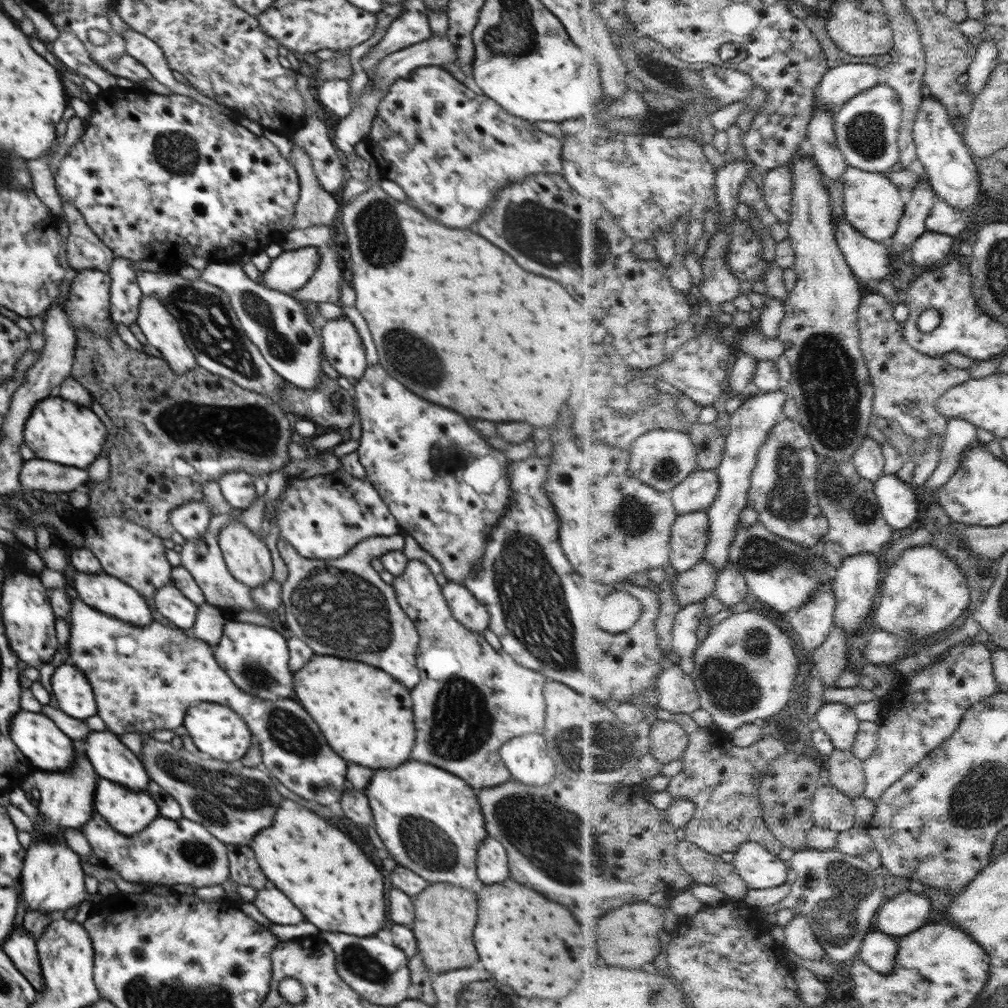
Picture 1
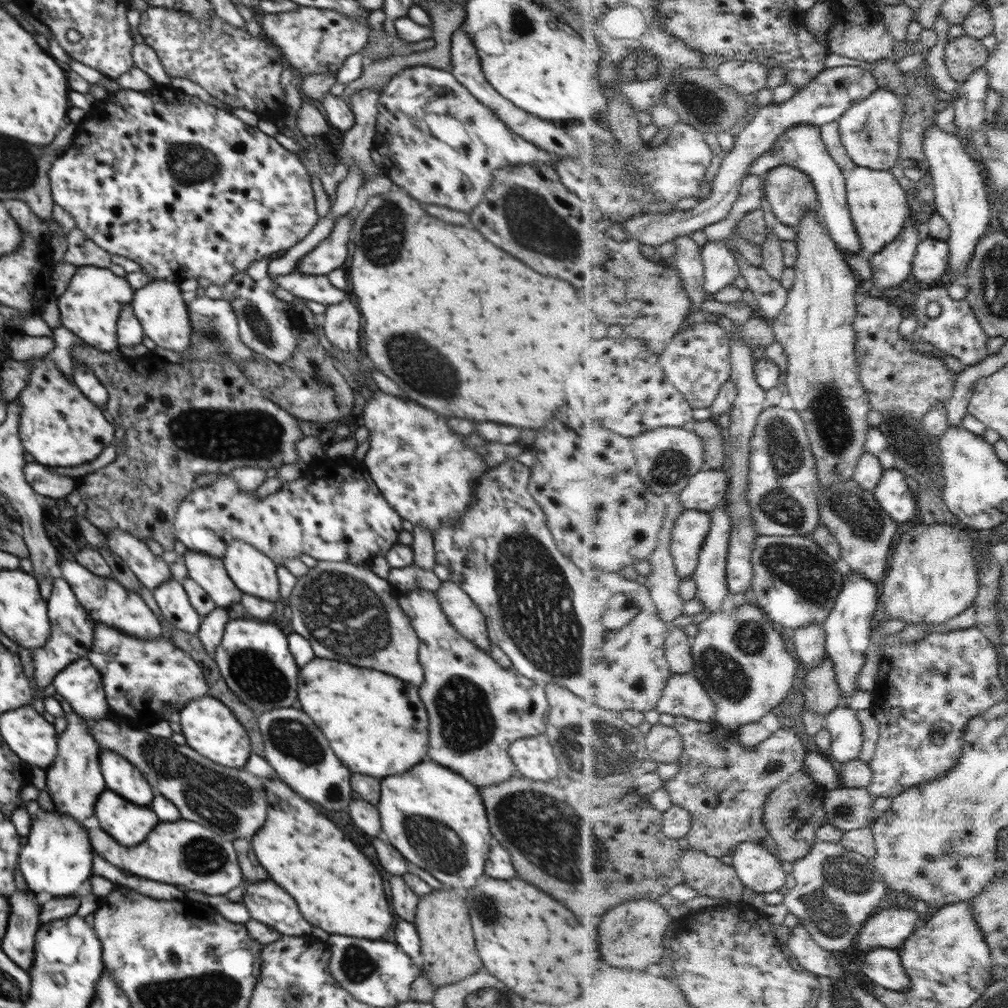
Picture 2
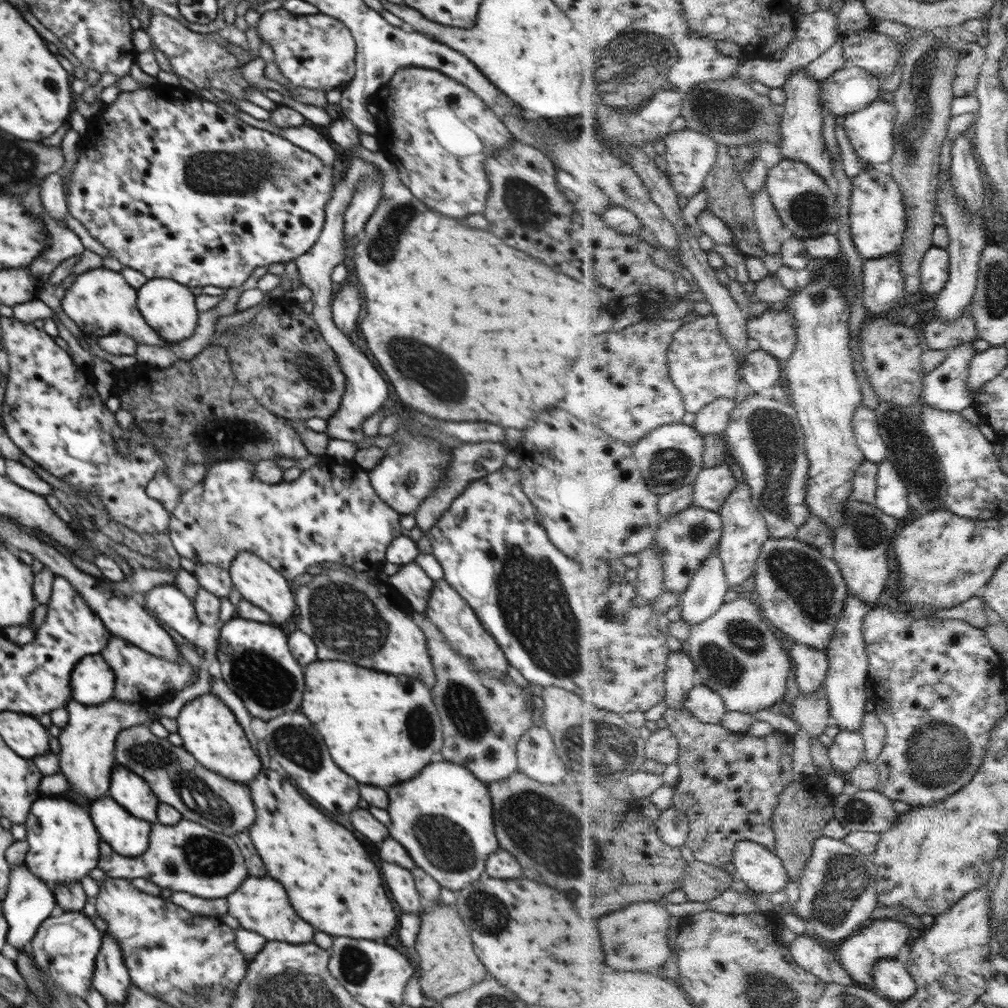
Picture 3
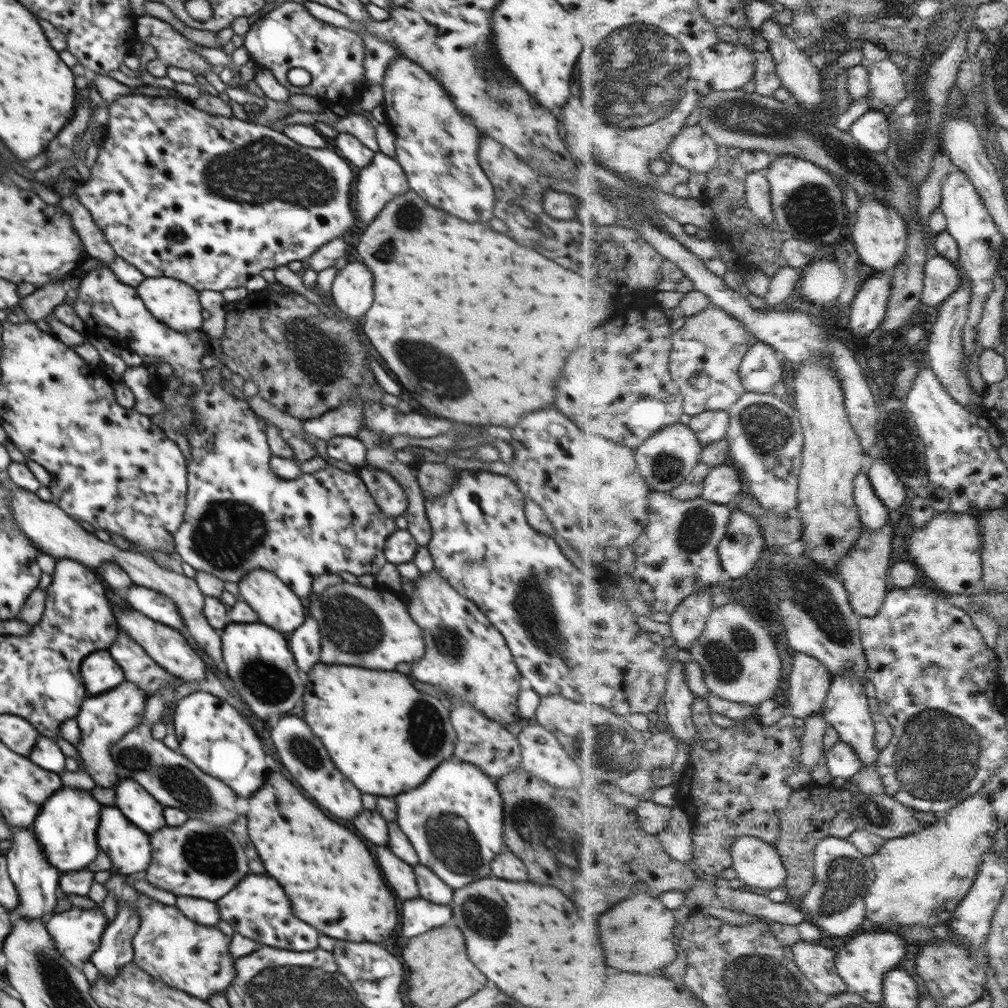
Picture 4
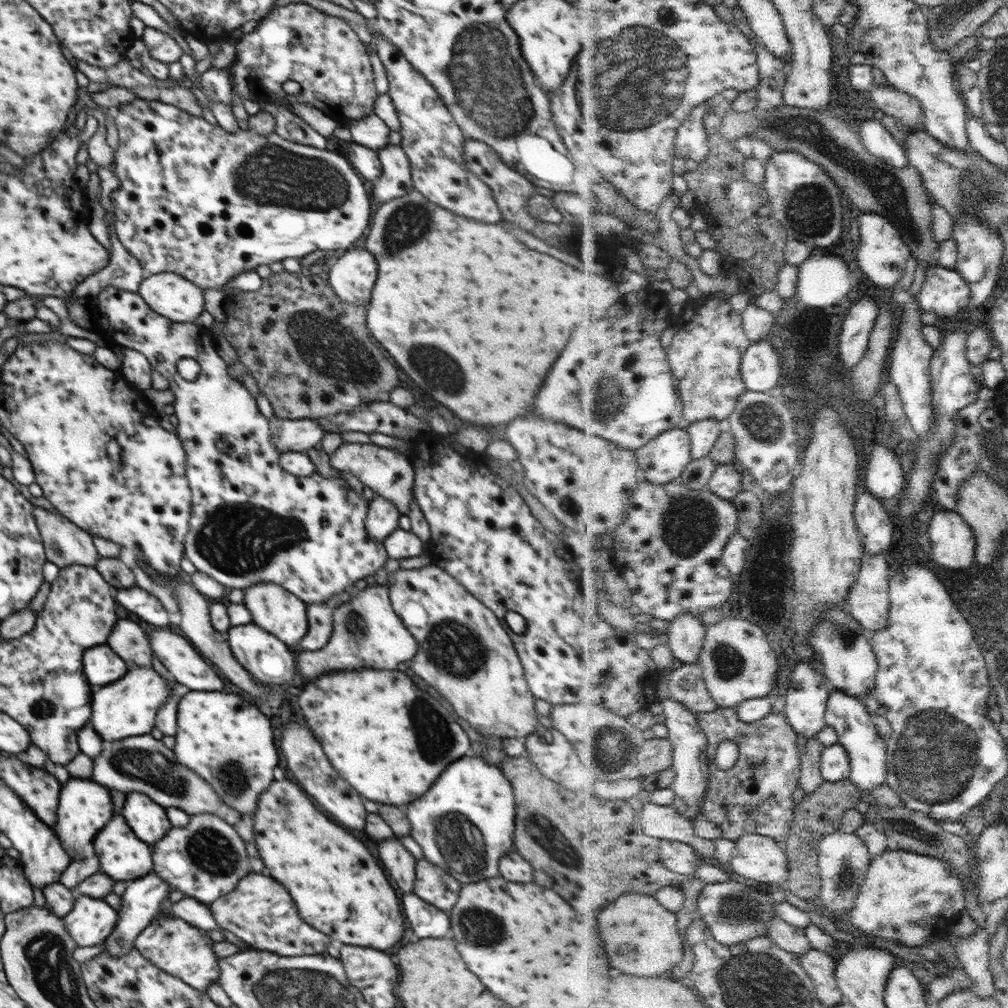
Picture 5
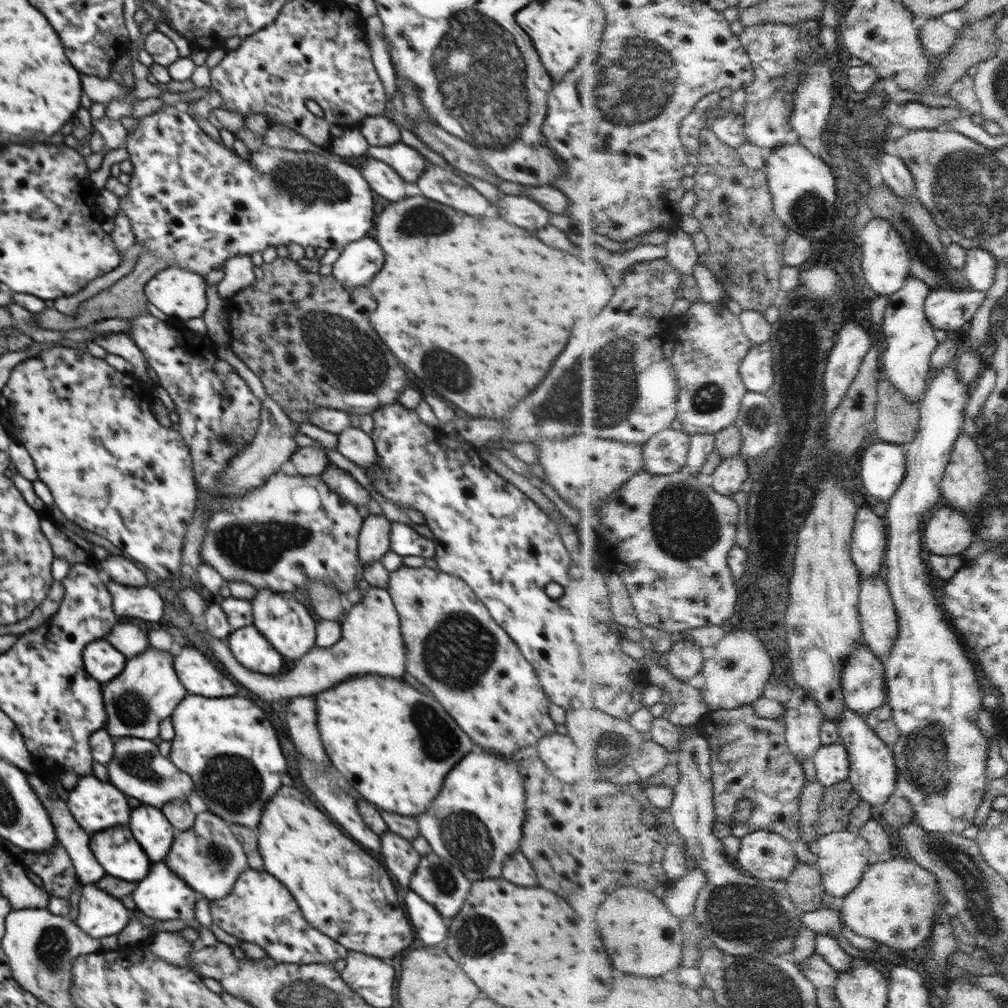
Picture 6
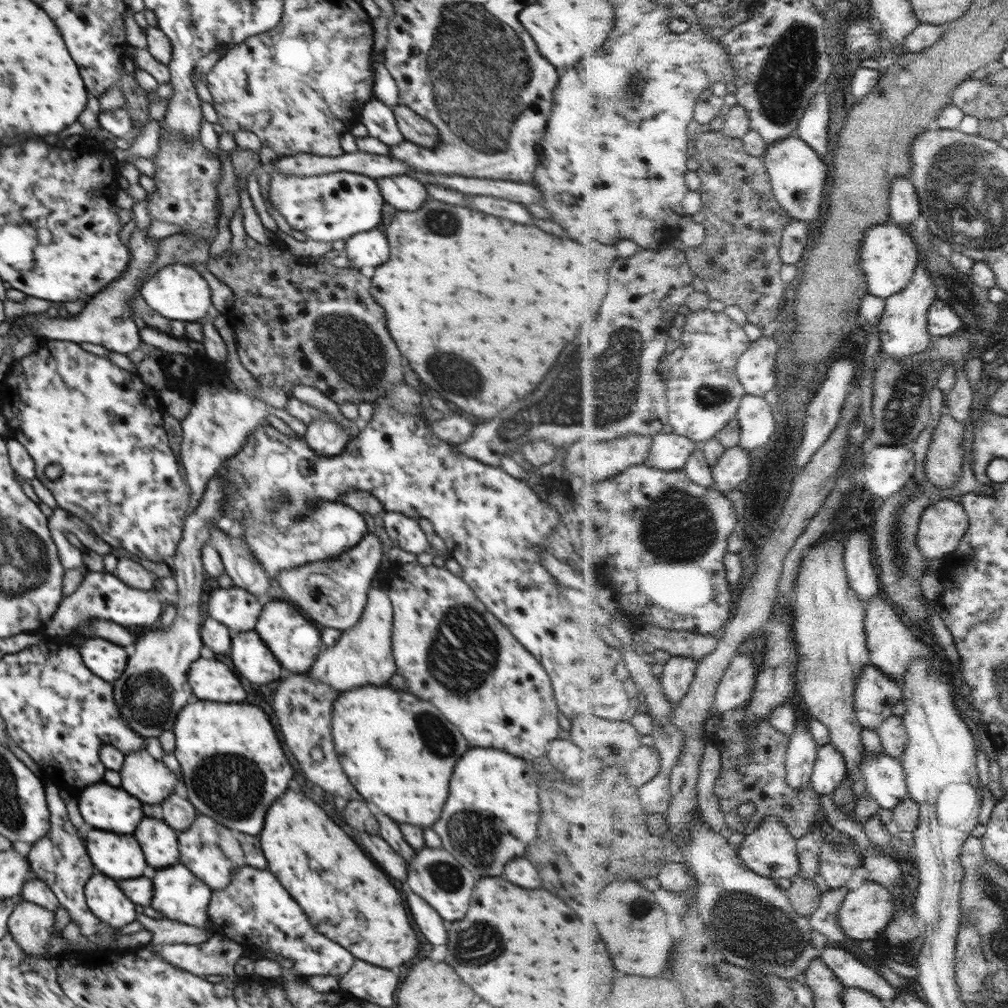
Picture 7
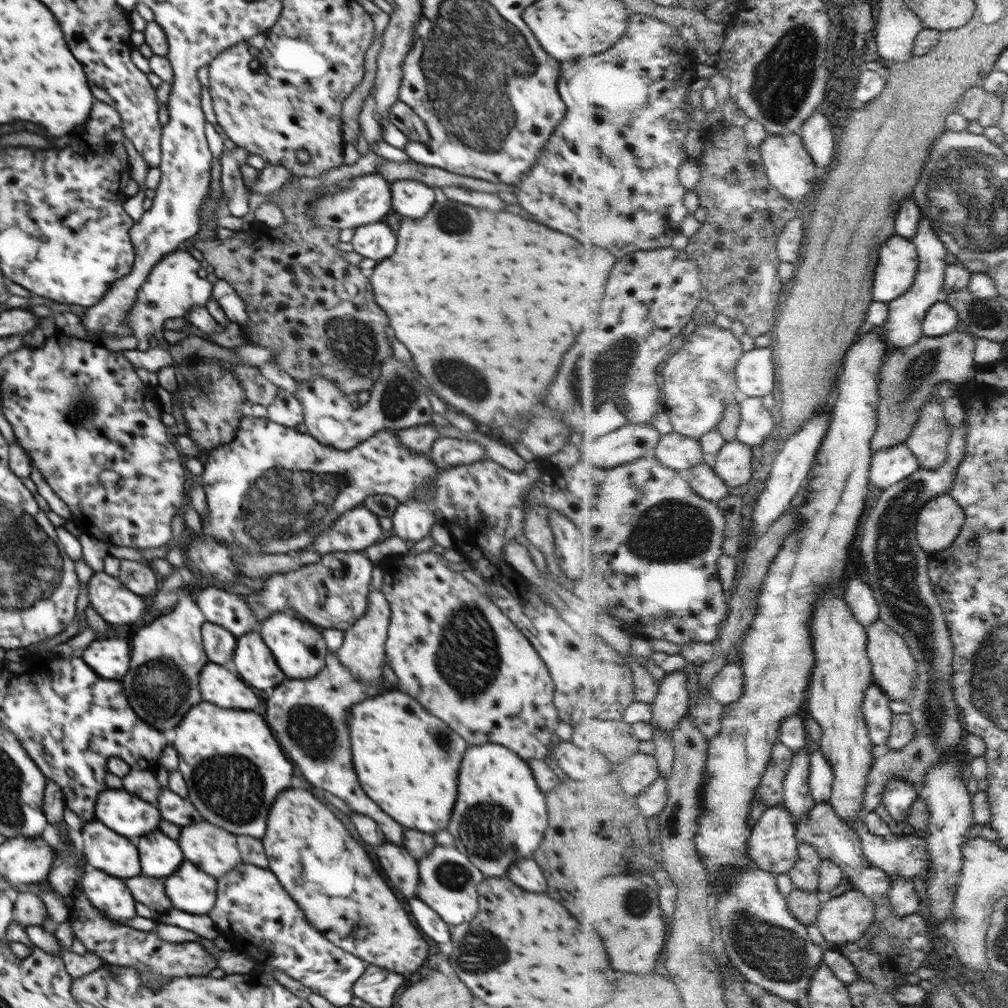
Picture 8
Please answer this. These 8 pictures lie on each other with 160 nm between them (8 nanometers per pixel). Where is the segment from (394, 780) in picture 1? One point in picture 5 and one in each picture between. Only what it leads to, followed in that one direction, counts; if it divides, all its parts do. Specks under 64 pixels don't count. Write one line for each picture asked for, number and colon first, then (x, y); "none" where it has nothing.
2: (437, 819)
3: (443, 817)
4: (454, 821)
5: (465, 823)

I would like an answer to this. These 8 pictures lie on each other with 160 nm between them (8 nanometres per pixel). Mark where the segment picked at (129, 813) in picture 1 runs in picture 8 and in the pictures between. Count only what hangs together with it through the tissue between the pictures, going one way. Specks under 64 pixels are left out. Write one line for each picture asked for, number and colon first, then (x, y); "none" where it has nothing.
2: (128, 824)
3: (128, 836)
4: (130, 850)
5: (122, 856)
6: (127, 861)
7: (119, 857)
8: (116, 855)

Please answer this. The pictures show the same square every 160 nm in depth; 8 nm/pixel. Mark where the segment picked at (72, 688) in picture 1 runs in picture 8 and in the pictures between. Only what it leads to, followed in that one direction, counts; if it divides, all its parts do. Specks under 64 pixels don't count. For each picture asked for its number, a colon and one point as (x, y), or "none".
2: (80, 686)
3: (92, 682)
4: (100, 673)
5: (101, 665)
6: (103, 662)
7: (107, 660)
8: (108, 658)

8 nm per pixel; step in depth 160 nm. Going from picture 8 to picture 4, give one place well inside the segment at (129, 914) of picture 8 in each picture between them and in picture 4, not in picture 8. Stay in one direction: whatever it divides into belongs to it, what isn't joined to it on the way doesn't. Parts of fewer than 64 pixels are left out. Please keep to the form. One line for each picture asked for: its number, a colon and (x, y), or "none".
4: (76, 932)
5: (91, 920)
6: (100, 914)
7: (106, 899)

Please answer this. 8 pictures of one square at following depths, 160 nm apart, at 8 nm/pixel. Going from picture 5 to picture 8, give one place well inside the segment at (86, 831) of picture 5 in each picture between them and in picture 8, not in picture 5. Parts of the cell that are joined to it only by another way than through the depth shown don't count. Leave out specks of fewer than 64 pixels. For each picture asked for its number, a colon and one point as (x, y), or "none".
6: (96, 805)
7: (111, 808)
8: (124, 813)

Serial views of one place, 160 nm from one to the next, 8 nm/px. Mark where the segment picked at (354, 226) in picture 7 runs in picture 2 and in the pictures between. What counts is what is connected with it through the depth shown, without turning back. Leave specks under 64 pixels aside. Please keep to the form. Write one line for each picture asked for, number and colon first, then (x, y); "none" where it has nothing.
2: (202, 194)
3: (176, 189)
4: (211, 201)
5: (200, 202)
6: (194, 203)

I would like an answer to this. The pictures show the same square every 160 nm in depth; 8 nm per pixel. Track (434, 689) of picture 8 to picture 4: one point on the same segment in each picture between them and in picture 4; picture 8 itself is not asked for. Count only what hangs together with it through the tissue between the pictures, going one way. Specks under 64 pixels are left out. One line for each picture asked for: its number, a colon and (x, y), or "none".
4: (466, 656)
5: (464, 651)
6: (454, 647)
7: (452, 651)

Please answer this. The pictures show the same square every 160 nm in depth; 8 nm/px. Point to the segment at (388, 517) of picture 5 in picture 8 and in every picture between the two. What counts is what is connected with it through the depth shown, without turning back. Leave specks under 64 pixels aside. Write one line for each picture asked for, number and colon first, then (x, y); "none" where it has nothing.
6: (374, 539)
7: (334, 593)
8: (332, 593)

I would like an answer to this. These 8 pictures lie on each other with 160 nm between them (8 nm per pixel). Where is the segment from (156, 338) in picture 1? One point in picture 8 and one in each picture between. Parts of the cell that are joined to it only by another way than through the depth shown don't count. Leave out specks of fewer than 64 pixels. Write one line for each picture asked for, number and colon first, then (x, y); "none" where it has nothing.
2: (159, 306)
3: (169, 307)
4: (173, 302)
5: (173, 296)
6: (181, 294)
7: (178, 292)
8: (176, 284)

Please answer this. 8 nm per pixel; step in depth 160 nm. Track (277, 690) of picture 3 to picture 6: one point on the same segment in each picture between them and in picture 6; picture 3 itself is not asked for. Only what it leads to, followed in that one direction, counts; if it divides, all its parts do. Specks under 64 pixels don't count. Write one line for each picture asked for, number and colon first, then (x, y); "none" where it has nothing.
4: (259, 661)
5: (263, 655)
6: (251, 649)

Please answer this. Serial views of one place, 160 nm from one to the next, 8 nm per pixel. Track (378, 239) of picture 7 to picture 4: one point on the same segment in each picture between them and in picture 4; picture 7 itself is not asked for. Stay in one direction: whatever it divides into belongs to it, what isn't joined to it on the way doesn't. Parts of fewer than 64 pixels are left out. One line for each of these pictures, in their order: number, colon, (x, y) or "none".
4: (351, 289)
5: (352, 274)
6: (359, 261)

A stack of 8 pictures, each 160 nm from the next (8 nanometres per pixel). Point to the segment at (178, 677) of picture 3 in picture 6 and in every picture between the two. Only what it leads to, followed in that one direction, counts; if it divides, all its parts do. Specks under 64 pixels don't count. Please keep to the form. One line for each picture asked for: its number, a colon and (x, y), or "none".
4: (138, 667)
5: (127, 640)
6: (129, 640)

